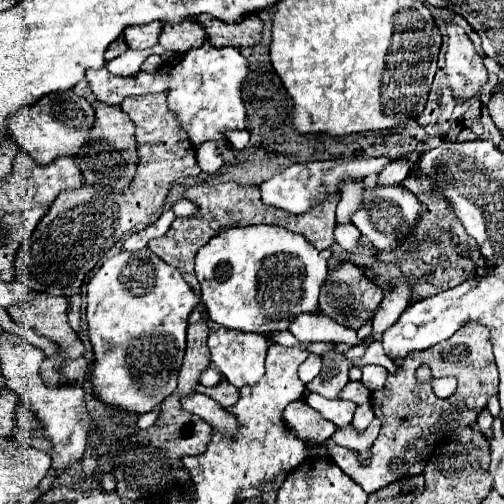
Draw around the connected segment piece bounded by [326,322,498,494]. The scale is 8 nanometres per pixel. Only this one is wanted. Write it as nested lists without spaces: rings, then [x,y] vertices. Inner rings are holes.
[[[476,322],[464,324],[448,340],[432,348],[412,352],[406,358],[398,358],[394,360],[394,364],[398,368],[396,374],[390,374],[384,390],[372,396],[372,408],[374,414],[380,418],[382,428],[380,436],[370,448],[368,464],[360,464],[358,452],[336,446],[332,440],[326,442],[334,464],[340,466],[342,472],[348,474],[356,484],[360,484],[366,494],[378,492],[380,488],[402,480],[404,476],[424,474],[434,446],[440,446],[444,440],[448,440],[452,432],[474,426],[478,414],[488,406],[488,400],[498,394],[498,370],[488,328]],[[420,364],[428,364],[434,378],[456,378],[456,392],[450,398],[442,400],[432,392],[432,384],[418,384],[414,372]]]

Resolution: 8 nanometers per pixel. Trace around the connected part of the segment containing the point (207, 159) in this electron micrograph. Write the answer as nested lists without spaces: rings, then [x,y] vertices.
[[[202,144],[202,146],[198,146],[196,148],[196,158],[198,158],[198,166],[206,174],[214,174],[222,166],[222,158],[218,156],[214,144]]]

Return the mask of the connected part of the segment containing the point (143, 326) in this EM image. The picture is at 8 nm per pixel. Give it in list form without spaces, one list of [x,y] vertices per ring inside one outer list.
[[[148,248],[138,252],[120,252],[118,256],[106,260],[102,268],[88,282],[86,292],[86,322],[90,342],[94,346],[94,370],[90,374],[90,384],[94,394],[116,408],[124,408],[130,412],[150,412],[154,410],[166,396],[176,390],[178,370],[182,366],[184,350],[186,350],[186,328],[188,316],[198,308],[200,300],[184,282],[176,268],[168,266]]]

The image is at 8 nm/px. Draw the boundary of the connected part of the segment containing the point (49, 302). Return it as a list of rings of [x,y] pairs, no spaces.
[[[36,292],[36,300],[32,300],[32,304],[14,304],[14,306],[8,306],[6,312],[10,314],[10,318],[24,326],[24,328],[32,328],[36,330],[40,336],[56,342],[60,346],[60,354],[54,356],[52,360],[44,360],[42,366],[40,366],[40,374],[44,378],[44,382],[48,386],[64,386],[64,378],[60,376],[60,372],[56,372],[60,368],[60,364],[64,364],[68,358],[78,358],[84,354],[84,346],[82,342],[78,340],[76,332],[68,326],[68,318],[66,318],[66,308],[68,308],[68,300],[64,300],[62,296],[44,296],[44,292]]]

